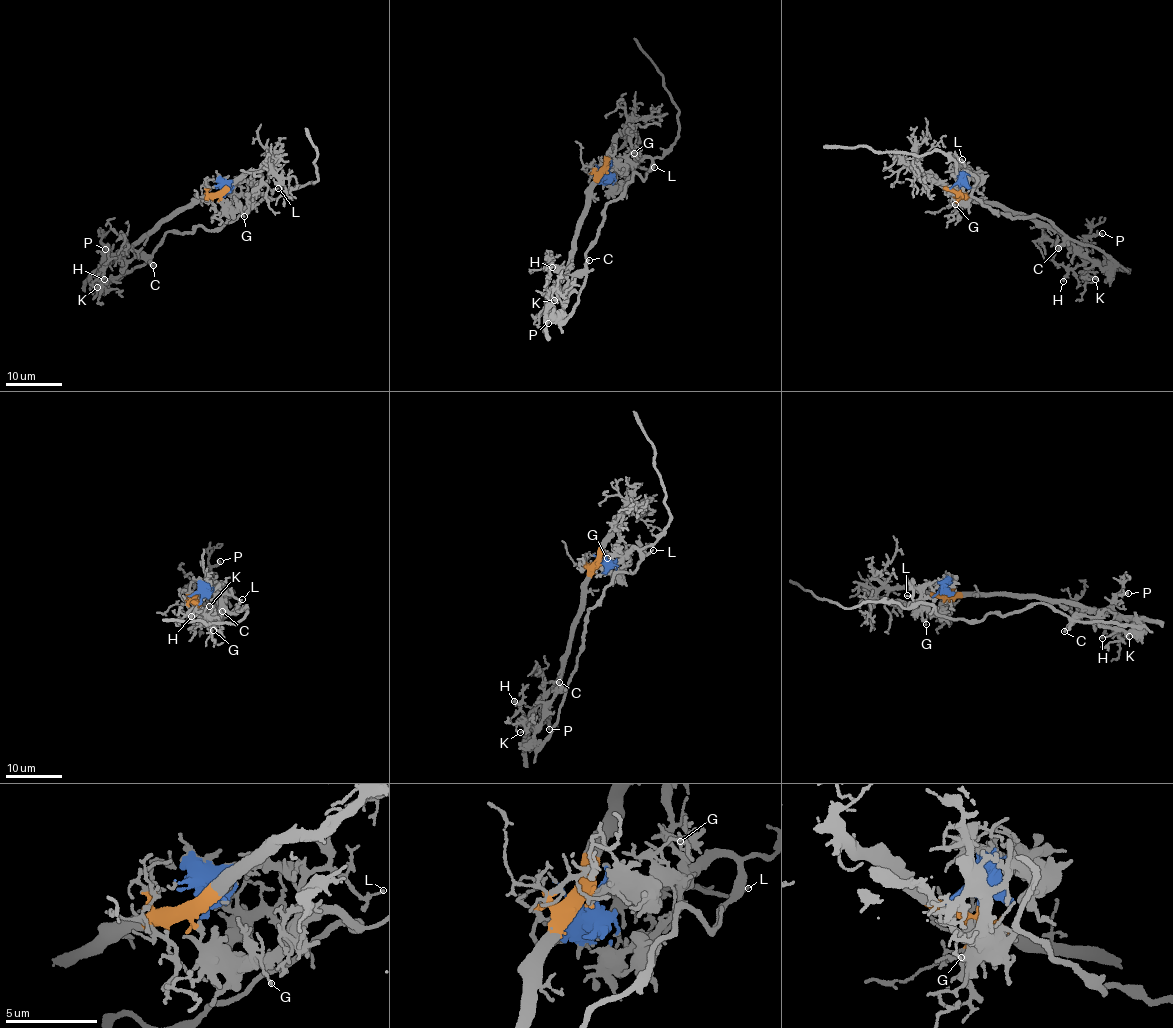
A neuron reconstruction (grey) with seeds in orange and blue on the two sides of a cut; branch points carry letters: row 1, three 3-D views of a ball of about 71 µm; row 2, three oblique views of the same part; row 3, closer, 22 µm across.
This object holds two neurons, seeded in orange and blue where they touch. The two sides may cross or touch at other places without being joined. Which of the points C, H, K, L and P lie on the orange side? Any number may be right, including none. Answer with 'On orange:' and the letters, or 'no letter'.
On orange: H, K, P

